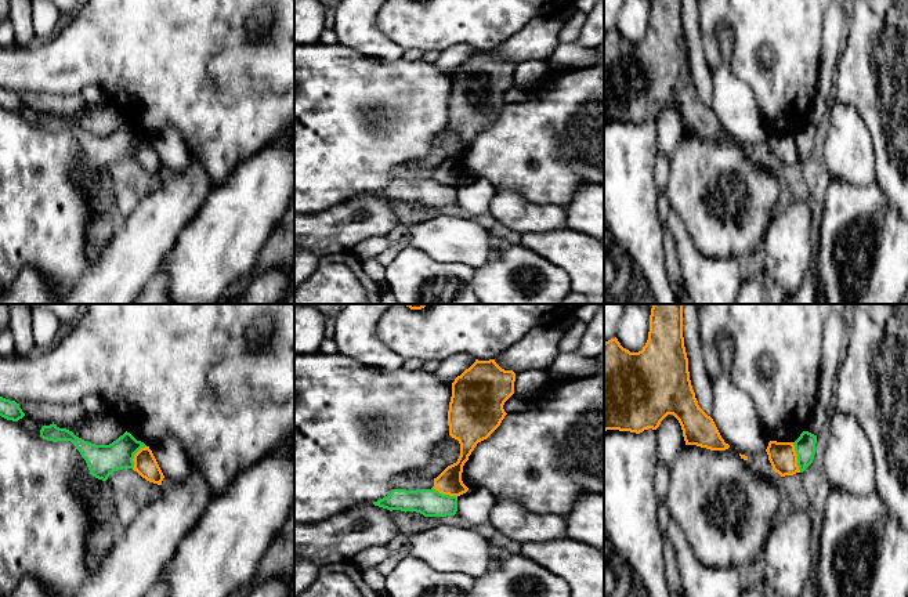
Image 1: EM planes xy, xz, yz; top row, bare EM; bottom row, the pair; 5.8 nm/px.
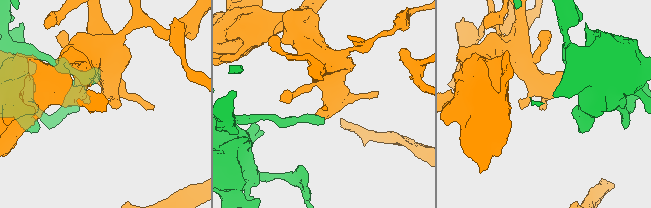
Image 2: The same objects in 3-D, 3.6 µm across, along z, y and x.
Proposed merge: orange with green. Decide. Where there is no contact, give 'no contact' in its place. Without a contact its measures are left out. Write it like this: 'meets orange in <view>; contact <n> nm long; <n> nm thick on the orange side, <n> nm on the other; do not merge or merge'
meets orange in yz; contact 180 nm long; 160 nm thick on the orange side, 120 nm on the other; merge

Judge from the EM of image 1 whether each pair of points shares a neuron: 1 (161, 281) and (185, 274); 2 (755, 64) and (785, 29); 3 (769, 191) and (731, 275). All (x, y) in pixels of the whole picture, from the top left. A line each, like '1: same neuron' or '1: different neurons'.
1: different neurons
2: same neuron
3: different neurons

